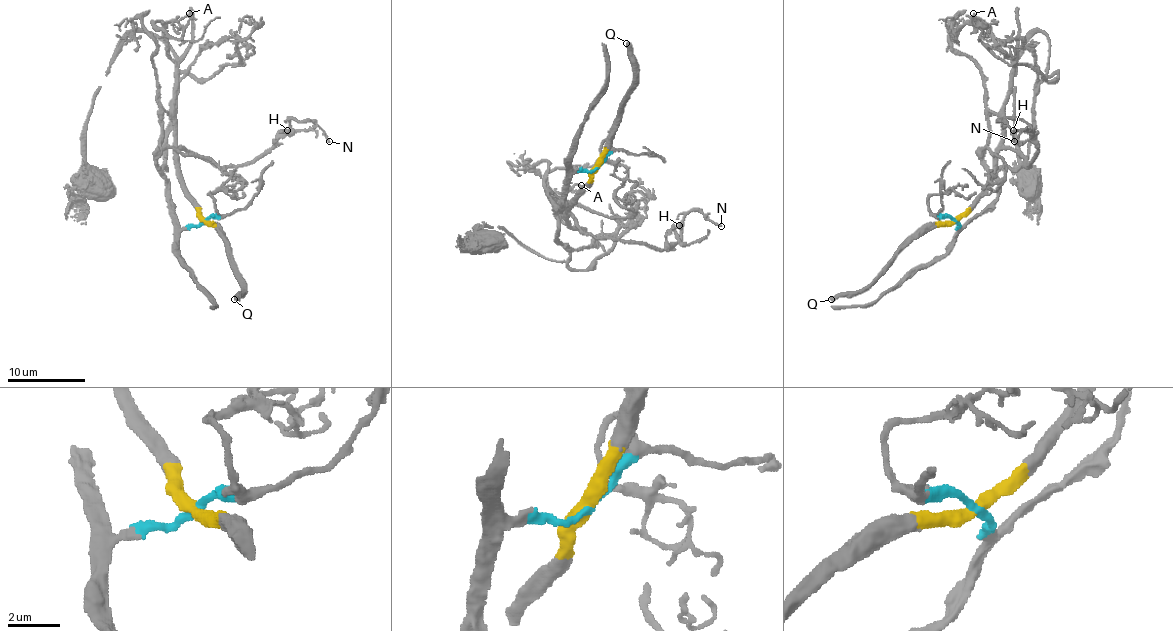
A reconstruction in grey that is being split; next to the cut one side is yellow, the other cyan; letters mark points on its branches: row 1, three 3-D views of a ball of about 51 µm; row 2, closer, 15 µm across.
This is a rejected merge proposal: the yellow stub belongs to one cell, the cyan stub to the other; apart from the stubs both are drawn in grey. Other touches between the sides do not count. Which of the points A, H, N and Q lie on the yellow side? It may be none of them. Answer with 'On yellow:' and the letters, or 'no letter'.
On yellow: A, H, N, Q

